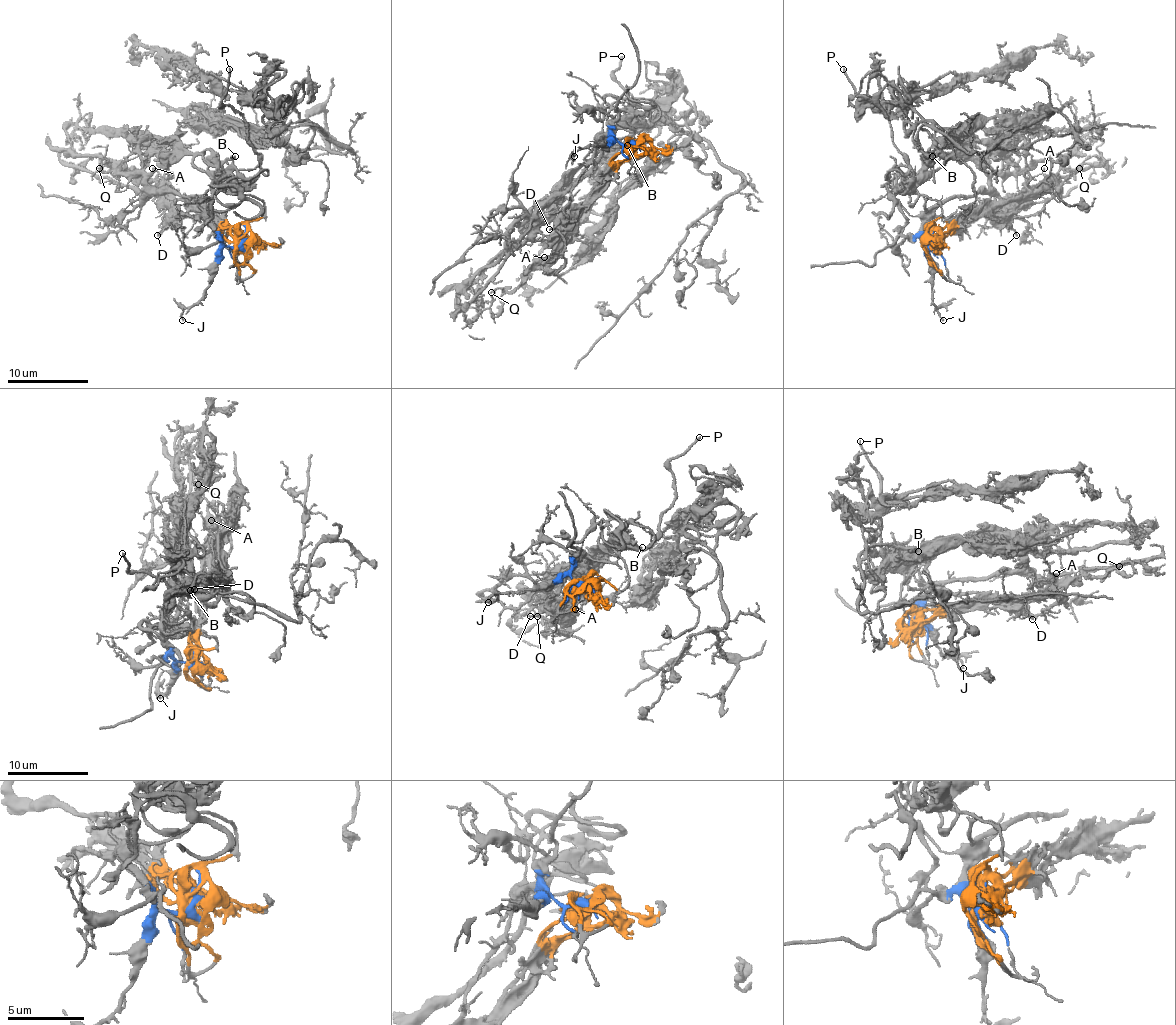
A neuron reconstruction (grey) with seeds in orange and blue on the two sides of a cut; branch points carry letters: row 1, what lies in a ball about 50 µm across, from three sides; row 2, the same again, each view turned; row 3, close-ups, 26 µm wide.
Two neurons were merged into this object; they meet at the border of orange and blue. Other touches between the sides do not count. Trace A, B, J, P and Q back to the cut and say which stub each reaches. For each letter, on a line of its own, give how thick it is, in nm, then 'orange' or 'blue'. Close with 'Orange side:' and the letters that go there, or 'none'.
A: 160 nm thick; orange
B: 200 nm thick; orange
J: 160 nm thick; blue
P: 190 nm thick; orange
Q: 170 nm thick; orange
Orange side: A, B, P, Q

